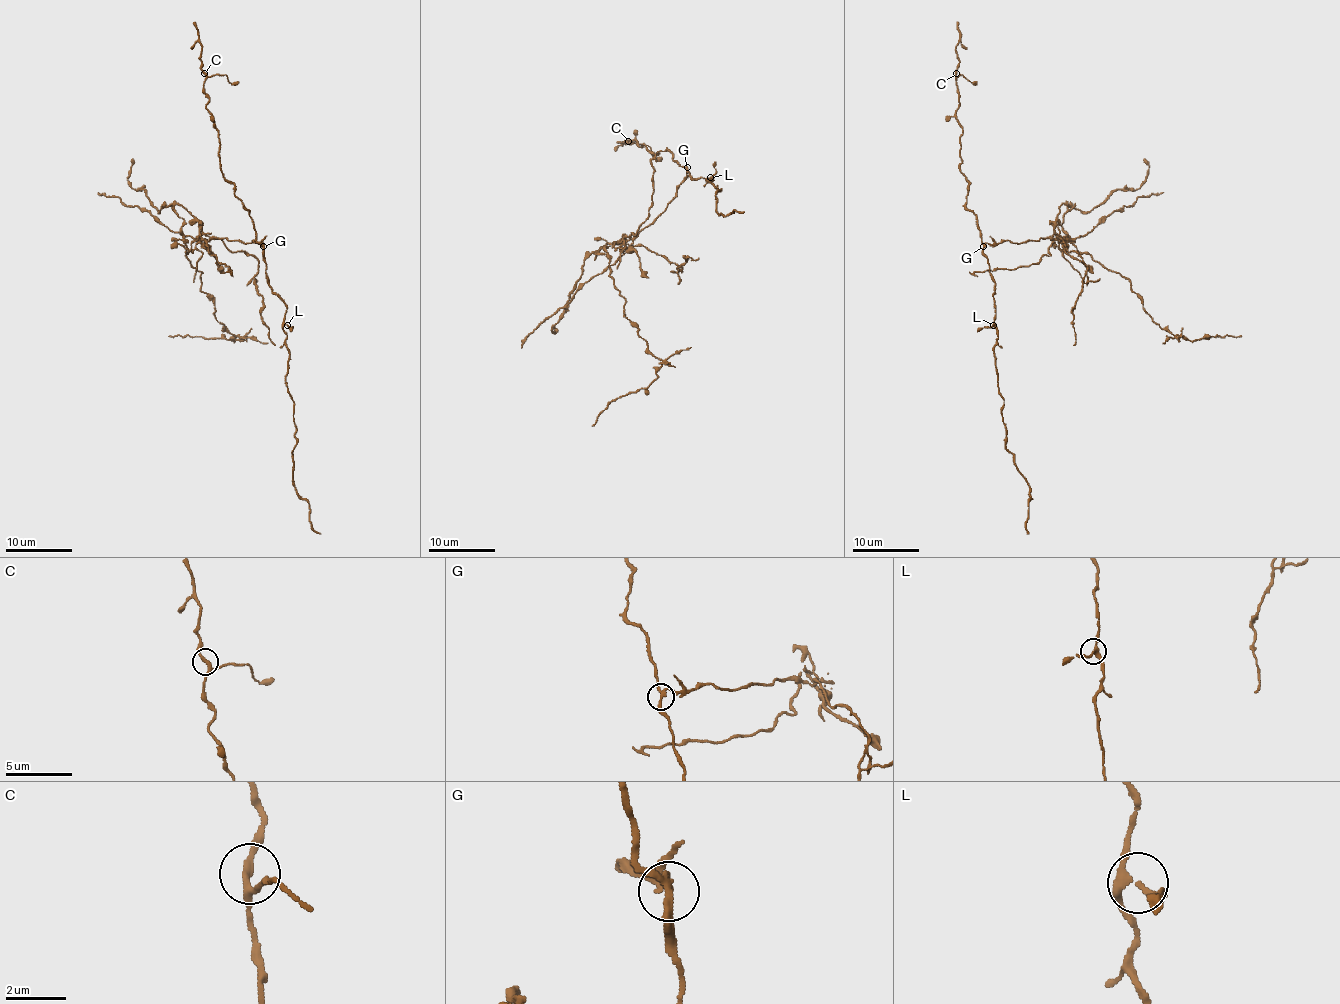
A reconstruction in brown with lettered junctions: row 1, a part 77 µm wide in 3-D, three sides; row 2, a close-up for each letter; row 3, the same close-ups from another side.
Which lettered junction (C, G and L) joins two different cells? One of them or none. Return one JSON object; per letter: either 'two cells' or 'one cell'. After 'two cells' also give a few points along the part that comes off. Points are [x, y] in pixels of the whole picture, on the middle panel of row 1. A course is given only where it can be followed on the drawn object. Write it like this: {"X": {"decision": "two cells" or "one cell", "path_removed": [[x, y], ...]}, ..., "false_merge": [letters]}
{"C": {"decision": "one cell"}, "G": {"decision": "two cells", "path_removed": [[687, 167], [651, 223], [598, 251], [608, 246], [624, 314], [661, 367], [591, 425]]}, "L": {"decision": "one cell"}, "false_merge": ["G"]}

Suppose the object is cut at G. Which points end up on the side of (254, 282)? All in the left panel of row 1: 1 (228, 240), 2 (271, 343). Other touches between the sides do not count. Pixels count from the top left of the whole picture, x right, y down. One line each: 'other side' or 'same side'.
1: same side
2: same side

